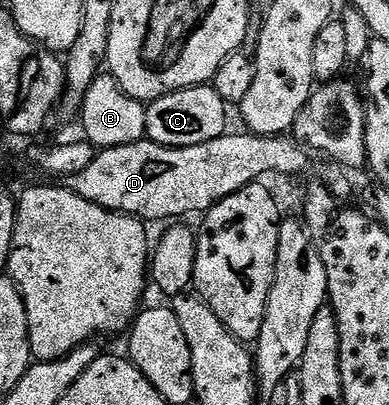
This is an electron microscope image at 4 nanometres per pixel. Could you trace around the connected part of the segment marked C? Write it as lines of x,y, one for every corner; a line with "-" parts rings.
199,84
196,88
177,90
147,104
146,139
170,148
213,142
213,138
221,138
228,131
227,112
229,105
223,101
221,94
217,94
213,86

